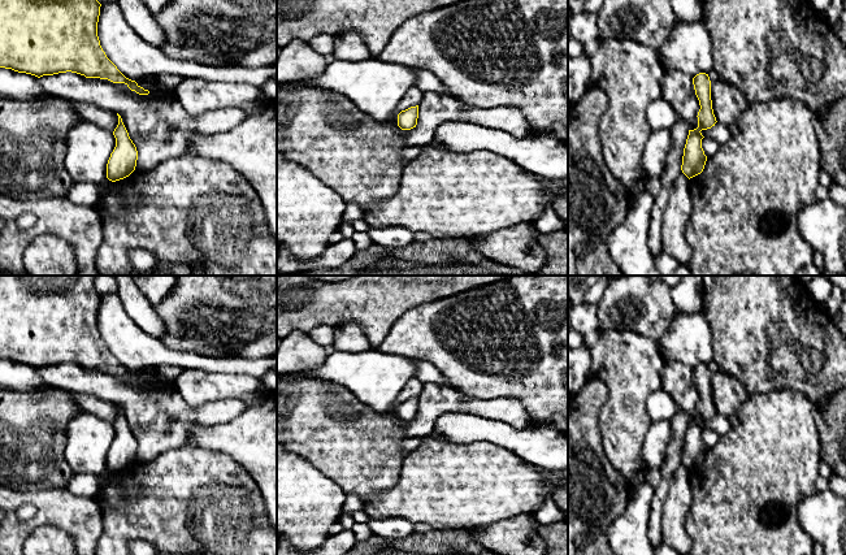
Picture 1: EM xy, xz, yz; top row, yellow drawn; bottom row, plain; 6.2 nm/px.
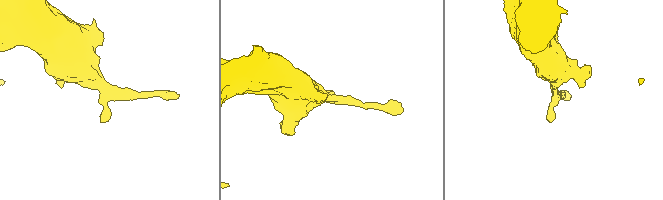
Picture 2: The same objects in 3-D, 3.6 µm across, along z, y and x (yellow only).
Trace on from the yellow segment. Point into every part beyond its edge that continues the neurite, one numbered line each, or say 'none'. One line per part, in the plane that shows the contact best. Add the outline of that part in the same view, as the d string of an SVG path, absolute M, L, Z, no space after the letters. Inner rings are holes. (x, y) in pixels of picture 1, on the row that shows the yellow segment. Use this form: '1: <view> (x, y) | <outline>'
none

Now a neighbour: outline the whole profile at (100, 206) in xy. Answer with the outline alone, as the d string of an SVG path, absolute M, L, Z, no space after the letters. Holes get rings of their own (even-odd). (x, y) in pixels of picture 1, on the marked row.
M107 178L99 186L101 187L101 192L100 192L100 196L99 196L99 199L97 199L97 201L96 201L96 204L94 207L97 209L97 212L100 214L103 214L105 212L105 209L107 209L107 196L108 196L108 191L109 191L109 188L112 186L112 181L109 181Z

